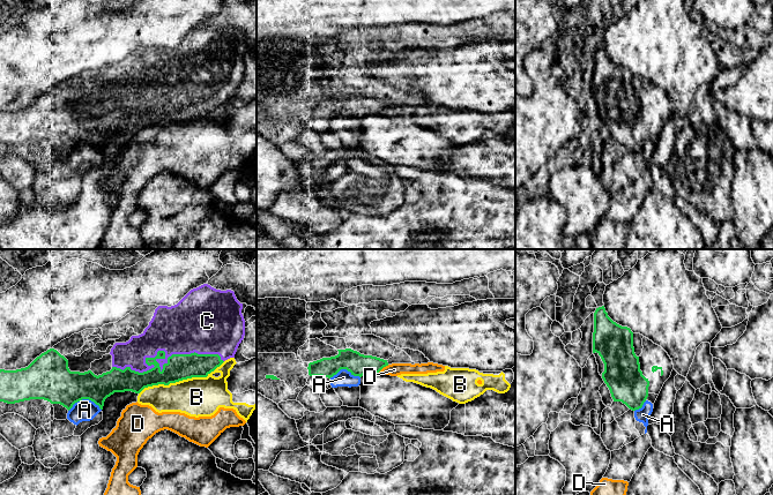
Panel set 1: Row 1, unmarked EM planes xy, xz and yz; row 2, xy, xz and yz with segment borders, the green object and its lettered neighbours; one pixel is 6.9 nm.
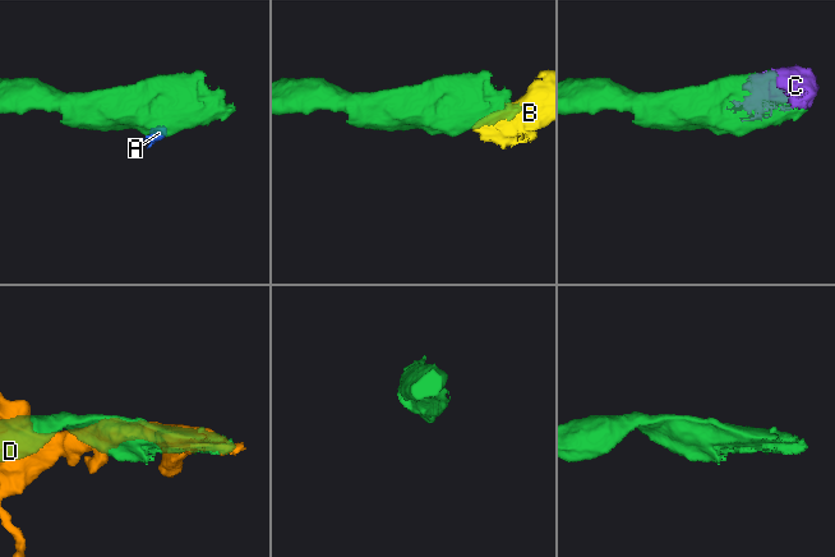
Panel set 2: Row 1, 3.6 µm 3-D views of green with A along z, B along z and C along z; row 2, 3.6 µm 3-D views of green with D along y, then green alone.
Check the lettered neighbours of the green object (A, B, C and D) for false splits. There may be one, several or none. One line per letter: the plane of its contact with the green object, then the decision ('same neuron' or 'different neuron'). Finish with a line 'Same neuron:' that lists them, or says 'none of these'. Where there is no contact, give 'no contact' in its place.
A: meets green in xy; different neuron
B: meets green in xy; different neuron
C: meets green in xy; same neuron
D: meets green in xz; different neuron
Same neuron: C

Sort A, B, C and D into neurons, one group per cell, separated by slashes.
A / B D / C

